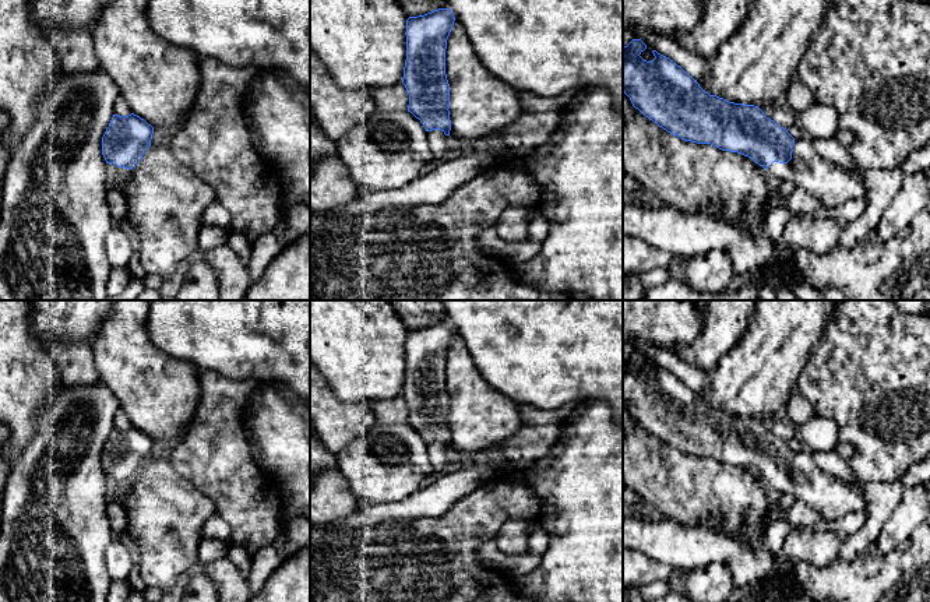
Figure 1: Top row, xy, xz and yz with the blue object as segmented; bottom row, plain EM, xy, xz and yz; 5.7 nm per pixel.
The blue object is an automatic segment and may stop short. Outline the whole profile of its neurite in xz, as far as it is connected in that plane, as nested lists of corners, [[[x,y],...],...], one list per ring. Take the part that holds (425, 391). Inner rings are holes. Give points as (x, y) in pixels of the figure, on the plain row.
[[[438,321],[406,332],[406,373],[402,397],[409,408],[408,425],[420,433],[426,444],[441,443],[450,448],[450,397],[445,387],[447,352],[455,330],[450,321]]]

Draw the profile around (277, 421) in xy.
[[[283,383],[260,384],[249,399],[244,425],[254,462],[281,490],[290,515],[302,515],[304,508],[310,508],[310,402],[300,399]]]

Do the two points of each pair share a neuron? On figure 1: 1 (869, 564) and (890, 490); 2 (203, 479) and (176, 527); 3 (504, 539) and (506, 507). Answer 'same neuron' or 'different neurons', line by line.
1: different neurons
2: different neurons
3: different neurons

